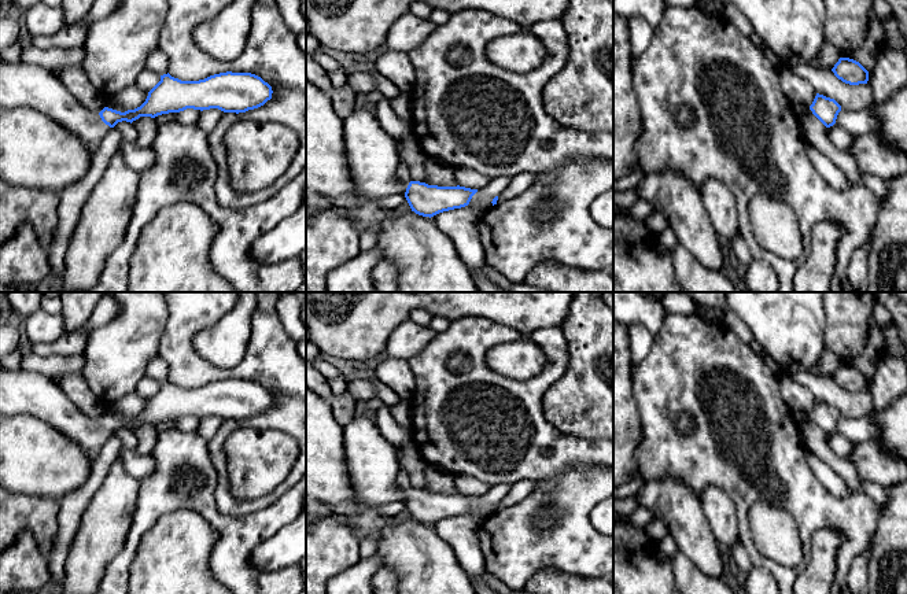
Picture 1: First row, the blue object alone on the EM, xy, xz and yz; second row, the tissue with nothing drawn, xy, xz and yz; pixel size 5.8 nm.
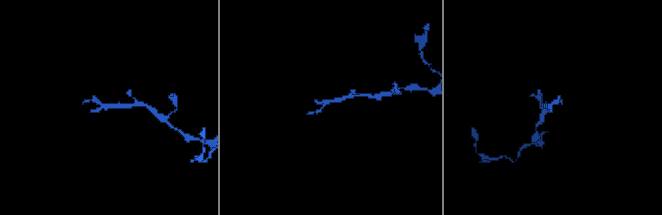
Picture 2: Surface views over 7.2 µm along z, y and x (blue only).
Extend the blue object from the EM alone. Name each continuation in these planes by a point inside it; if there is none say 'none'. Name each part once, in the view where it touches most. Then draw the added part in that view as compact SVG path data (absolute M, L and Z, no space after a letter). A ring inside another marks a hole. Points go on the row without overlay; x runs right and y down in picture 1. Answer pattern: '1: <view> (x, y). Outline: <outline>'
1: xy (21, 393). Outline: M0 369L0 417L29 414L75 442L95 457L110 439L99 420L85 416L58 387L36 372Z

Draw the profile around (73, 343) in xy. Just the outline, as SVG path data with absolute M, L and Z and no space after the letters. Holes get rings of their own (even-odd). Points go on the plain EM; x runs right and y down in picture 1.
M78 331L66 333L64 336L51 343L34 343L33 353L40 357L52 355L77 355L81 354L86 346L89 333L81 333Z

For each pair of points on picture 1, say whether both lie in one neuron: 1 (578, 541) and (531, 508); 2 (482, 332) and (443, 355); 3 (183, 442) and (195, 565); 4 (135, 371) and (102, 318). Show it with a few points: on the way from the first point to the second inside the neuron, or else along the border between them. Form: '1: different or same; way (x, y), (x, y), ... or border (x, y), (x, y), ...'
1: same; way (561, 541), (544, 541), (530, 524)
2: same; way (472, 336), (453, 355)
3: different; border (158, 517), (179, 509), (191, 509), (214, 531)
4: different; border (120, 306), (107, 323), (89, 334)

